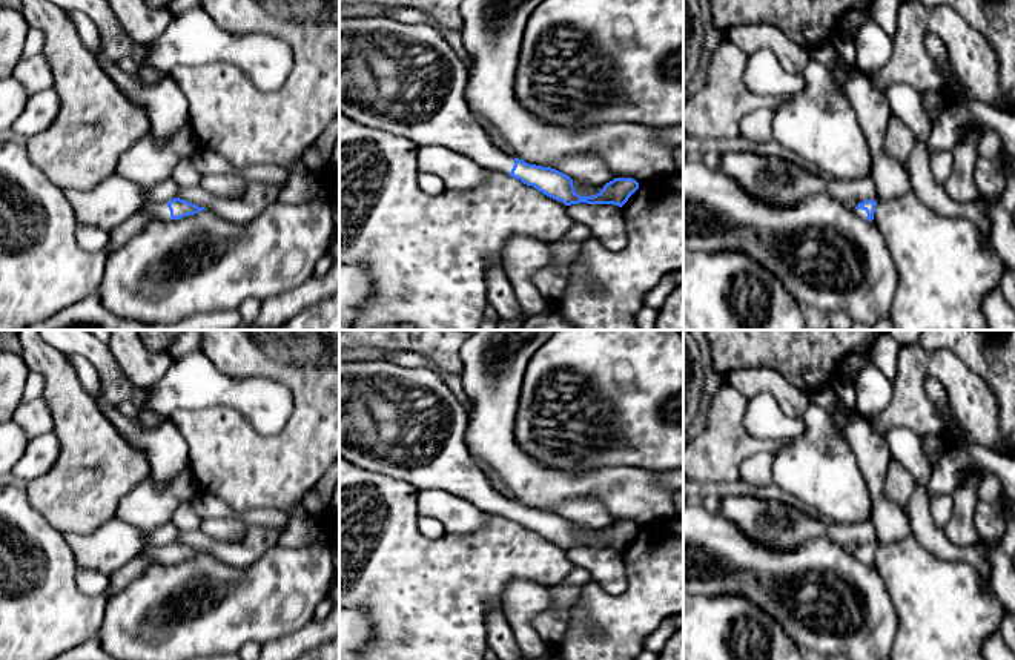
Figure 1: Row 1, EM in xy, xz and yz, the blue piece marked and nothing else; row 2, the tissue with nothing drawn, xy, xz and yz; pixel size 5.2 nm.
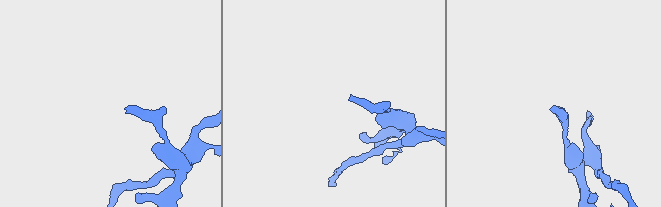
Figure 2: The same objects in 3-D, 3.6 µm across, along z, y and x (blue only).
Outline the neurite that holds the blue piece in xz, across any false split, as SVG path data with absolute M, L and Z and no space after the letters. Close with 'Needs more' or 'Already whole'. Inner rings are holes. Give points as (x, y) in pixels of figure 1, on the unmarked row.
M339 359L339 456L373 473L421 490L441 490L490 514L508 517L565 549L614 548L622 551L639 533L633 522L614 522L593 540L574 536L573 523L551 511L528 508L501 494L471 456L465 430L468 414L441 376L430 368L408 368L390 361Z. Needs more

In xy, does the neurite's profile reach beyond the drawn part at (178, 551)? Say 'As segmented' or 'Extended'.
Extended

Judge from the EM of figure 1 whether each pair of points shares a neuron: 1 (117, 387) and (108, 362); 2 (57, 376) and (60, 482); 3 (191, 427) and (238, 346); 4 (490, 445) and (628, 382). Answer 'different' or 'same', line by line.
1: same
2: same
3: same
4: different

